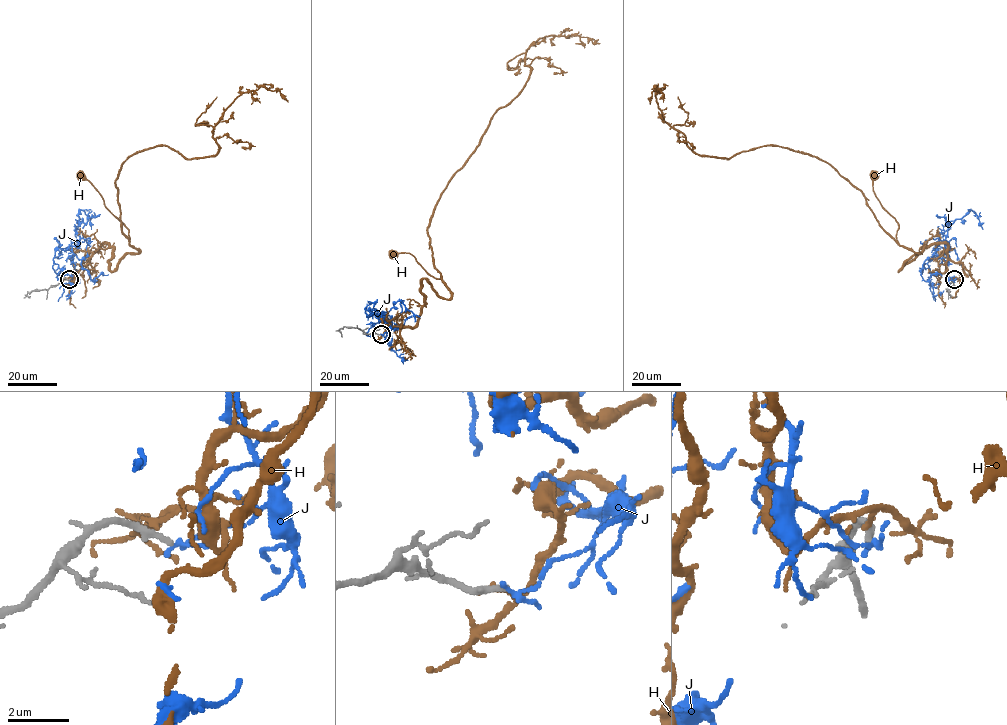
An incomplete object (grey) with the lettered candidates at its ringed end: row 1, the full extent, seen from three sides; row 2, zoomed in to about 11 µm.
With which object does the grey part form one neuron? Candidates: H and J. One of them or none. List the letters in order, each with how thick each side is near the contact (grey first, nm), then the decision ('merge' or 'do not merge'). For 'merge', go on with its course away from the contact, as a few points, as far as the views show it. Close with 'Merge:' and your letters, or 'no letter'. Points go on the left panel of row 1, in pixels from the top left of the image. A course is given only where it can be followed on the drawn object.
H: calibres 280 and 140 nm; do not merge
J: calibres 200 and 120 nm; do not merge
Merge: no letter

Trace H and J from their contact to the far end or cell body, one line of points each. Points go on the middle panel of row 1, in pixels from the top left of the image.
H: (379, 334), (416, 325), (424, 278), (450, 297), (412, 254), (392, 254)
J: (381, 334), (389, 329), (384, 317), (389, 315), (392, 319), (386, 327), (390, 329), (390, 347), (403, 362)

